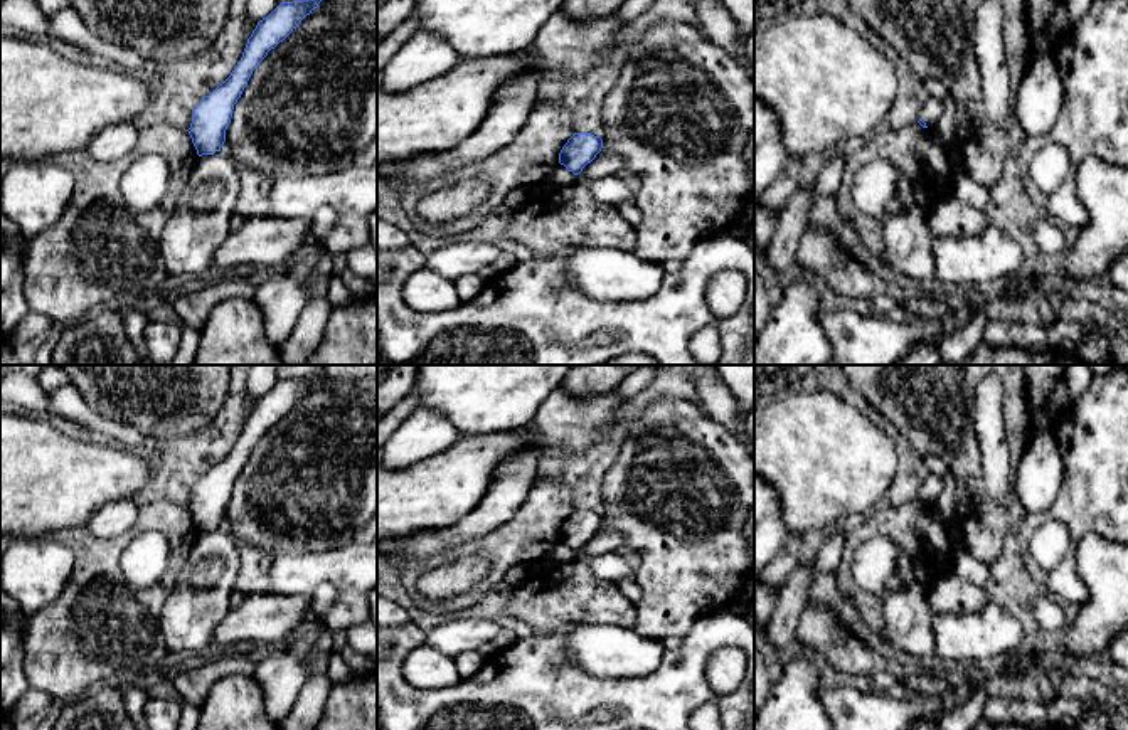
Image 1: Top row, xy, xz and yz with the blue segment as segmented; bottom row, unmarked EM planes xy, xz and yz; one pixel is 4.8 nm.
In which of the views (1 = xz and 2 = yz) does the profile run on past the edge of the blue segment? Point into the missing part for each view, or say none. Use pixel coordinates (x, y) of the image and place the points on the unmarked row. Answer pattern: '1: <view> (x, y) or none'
1: none
2: none

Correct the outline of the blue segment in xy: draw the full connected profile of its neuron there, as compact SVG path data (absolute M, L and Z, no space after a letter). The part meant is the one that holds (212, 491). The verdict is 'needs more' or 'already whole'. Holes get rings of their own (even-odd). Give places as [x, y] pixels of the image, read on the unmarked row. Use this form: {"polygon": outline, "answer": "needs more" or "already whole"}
{"polygon": "M323 372L281 378L268 394L258 399L231 452L205 473L192 489L192 500L187 508L199 533L221 528L234 481L247 463L253 447L271 426L283 419L318 384L322 375Z", "answer": "already whole"}

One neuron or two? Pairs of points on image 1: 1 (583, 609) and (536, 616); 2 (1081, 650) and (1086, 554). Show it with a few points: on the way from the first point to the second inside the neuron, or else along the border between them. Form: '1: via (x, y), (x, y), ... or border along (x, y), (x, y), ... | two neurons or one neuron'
1: via (571, 609), (548, 609) | one neuron
2: via (1095, 626), (1100, 619), (1100, 577) | one neuron

